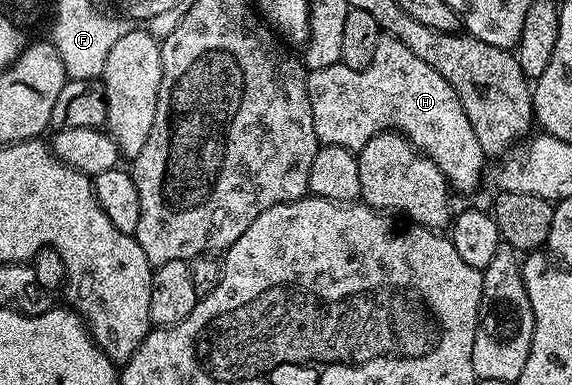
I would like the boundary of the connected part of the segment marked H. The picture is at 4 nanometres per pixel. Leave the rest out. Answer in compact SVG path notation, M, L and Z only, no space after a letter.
M388 35L380 36L373 59L364 70L355 70L344 63L334 63L307 76L309 105L313 109L313 129L320 144L329 147L344 147L358 153L368 141L383 131L394 131L406 136L424 155L429 155L441 169L448 186L456 192L471 191L479 183L487 157L478 144L477 133L465 114L456 91L431 65L417 57L399 39Z

